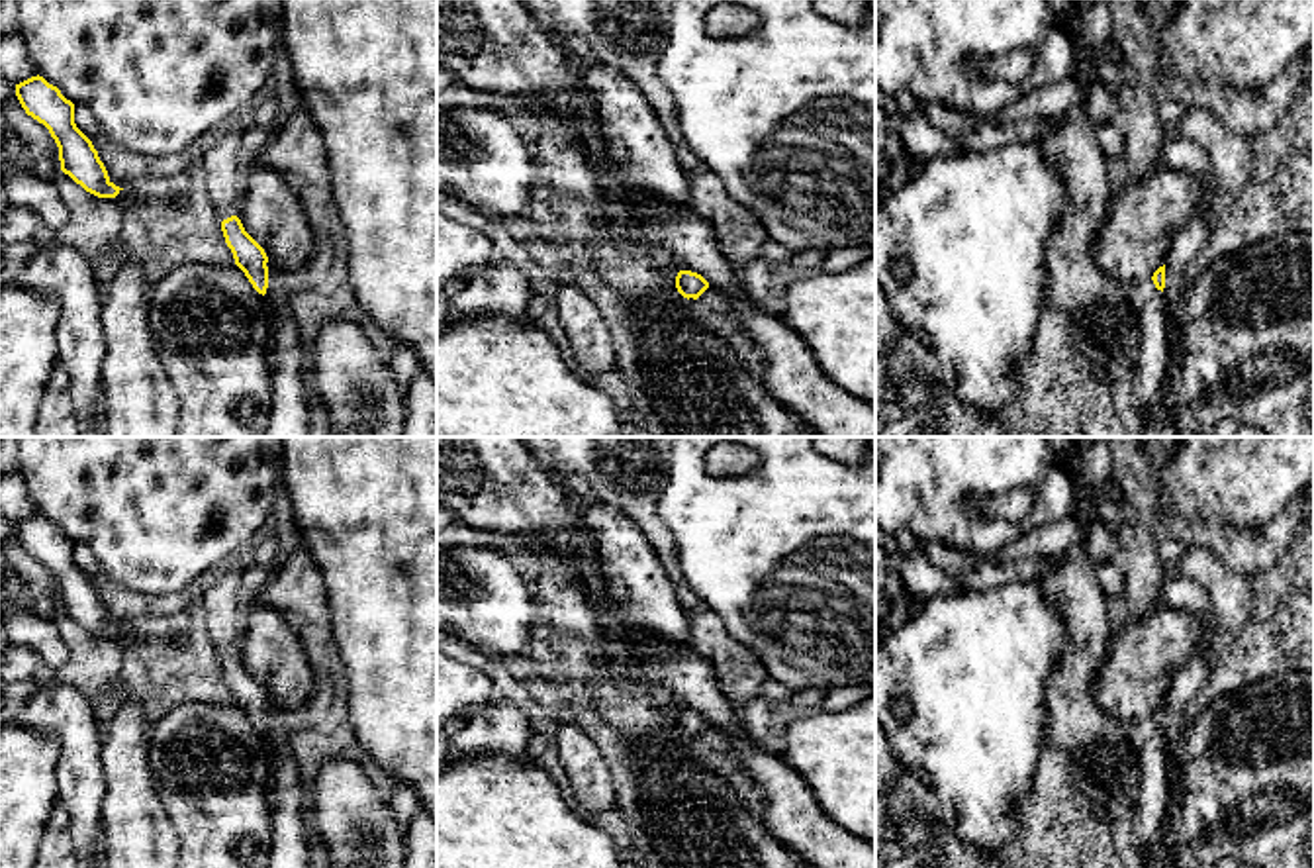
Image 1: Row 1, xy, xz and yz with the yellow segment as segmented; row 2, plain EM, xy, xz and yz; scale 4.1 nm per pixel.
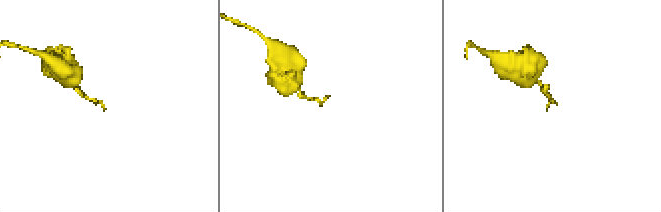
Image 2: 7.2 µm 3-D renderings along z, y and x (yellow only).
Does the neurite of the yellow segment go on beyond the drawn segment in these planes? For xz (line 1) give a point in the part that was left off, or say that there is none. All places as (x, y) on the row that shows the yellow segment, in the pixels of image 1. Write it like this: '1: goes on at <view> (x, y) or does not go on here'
1: does not go on here

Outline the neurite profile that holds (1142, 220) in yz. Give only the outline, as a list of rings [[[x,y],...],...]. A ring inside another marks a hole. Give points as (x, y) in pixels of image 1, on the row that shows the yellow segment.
[[[1157,167],[1144,178],[1132,178],[1120,192],[1112,194],[1106,219],[1093,243],[1093,257],[1103,272],[1120,284],[1151,280],[1165,265],[1169,247],[1197,210],[1210,210],[1212,184],[1165,167]]]

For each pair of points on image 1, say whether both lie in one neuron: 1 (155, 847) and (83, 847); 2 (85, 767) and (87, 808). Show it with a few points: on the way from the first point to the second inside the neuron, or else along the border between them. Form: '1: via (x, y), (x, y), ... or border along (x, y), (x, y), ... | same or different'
1: border along (106, 784), (102, 829) | different
2: via (85, 776), (85, 798) | same

